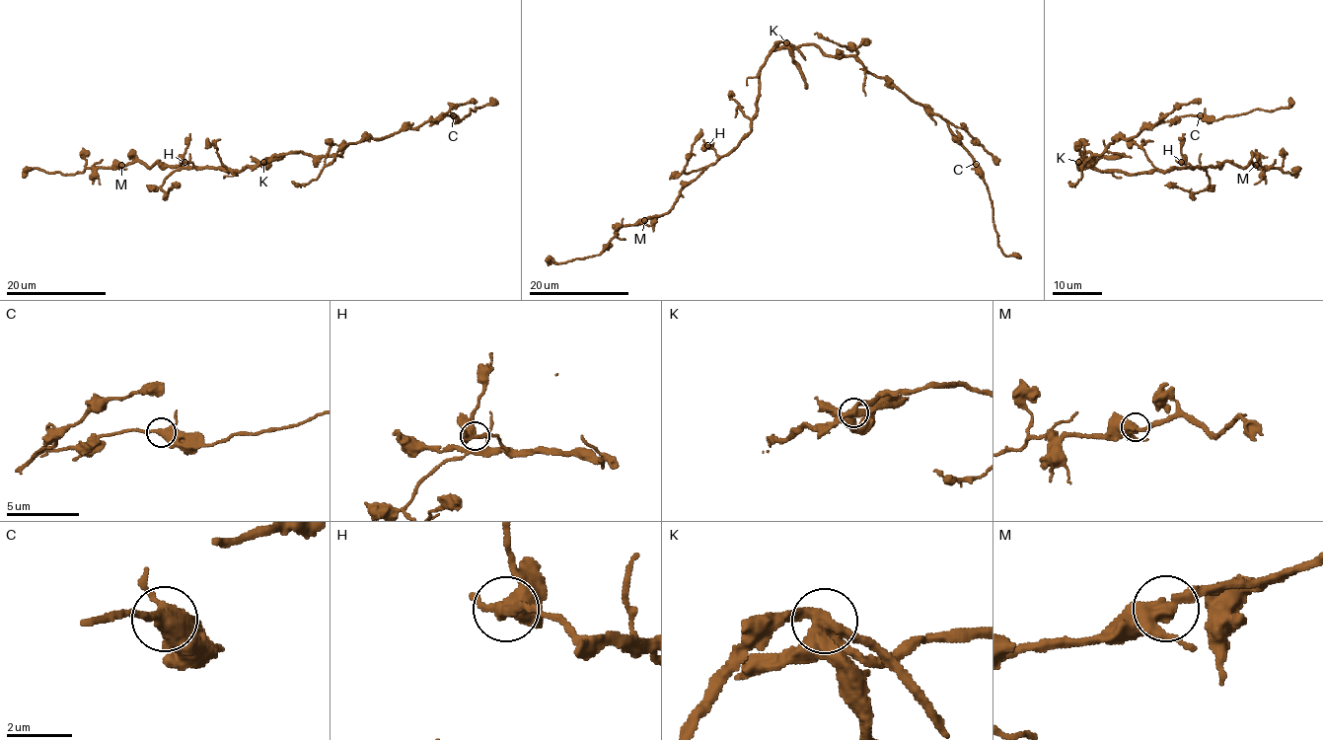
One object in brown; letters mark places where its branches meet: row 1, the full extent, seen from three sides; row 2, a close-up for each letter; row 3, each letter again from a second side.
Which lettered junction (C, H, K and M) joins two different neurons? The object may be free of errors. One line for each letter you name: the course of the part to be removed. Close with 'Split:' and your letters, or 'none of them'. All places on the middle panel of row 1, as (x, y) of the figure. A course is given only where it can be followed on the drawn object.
K: course (787, 42), (761, 69), (751, 131), (686, 184), (667, 212), (623, 225), (599, 255), (545, 259)
Split: K

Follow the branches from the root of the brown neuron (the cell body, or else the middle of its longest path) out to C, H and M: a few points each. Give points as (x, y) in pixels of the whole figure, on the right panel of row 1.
C: (1078, 162), (1083, 157), (1080, 152), (1099, 156), (1112, 142), (1134, 138), (1158, 122), (1200, 115)
H: (1078, 162), (1093, 170), (1129, 173), (1192, 167), (1181, 162)
M: (1078, 162), (1093, 170), (1129, 173), (1220, 167), (1225, 162), (1242, 167), (1251, 161), (1256, 165)

